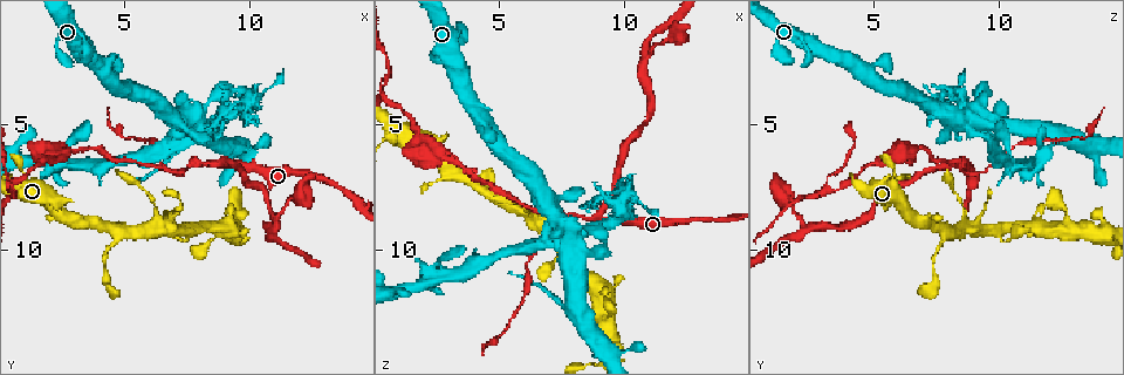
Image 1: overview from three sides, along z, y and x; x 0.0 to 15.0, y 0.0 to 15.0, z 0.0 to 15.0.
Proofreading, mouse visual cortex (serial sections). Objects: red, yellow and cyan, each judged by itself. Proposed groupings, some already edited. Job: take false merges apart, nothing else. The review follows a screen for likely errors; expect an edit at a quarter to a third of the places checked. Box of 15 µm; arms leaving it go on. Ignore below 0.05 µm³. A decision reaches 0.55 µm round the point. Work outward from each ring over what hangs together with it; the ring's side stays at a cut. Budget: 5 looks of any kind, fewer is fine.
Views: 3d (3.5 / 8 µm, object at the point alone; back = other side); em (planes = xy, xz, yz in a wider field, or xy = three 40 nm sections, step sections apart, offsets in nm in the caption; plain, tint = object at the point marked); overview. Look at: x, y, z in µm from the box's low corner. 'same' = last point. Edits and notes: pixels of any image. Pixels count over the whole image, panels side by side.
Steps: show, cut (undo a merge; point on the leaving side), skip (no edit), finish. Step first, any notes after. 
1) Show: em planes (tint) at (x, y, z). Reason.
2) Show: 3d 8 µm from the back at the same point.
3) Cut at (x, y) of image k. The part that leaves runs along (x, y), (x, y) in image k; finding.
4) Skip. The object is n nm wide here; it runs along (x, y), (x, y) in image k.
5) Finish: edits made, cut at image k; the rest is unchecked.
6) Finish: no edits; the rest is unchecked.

Show: 3d 3.5 µm at (7.9, 5.2, 9.4). Abrupt turn.

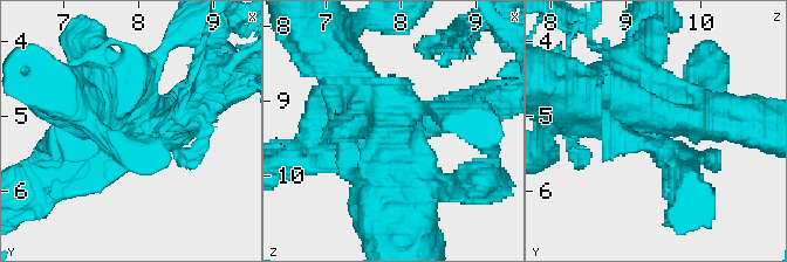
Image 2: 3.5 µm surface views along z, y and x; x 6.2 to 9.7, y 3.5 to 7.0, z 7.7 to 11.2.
Show: em planes (tint) at (8.00, 5.15, 9.35). Need the tissue.

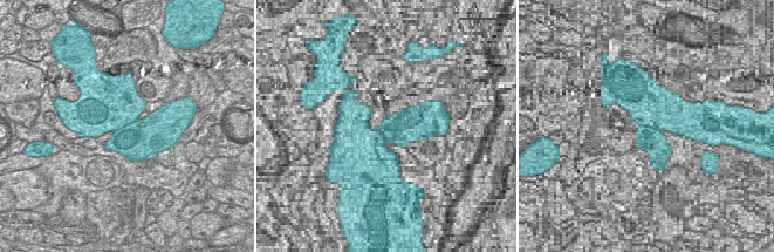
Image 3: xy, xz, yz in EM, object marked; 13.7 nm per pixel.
Cut at (185, 136) of image 2. The part that leaves runs along (654, 135), (681, 160), (684, 178) in image 2; two cells meet here.

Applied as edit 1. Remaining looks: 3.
Show: 3d 3.5 µm at (9.0, 6.5, 8.7). Sharp bend.

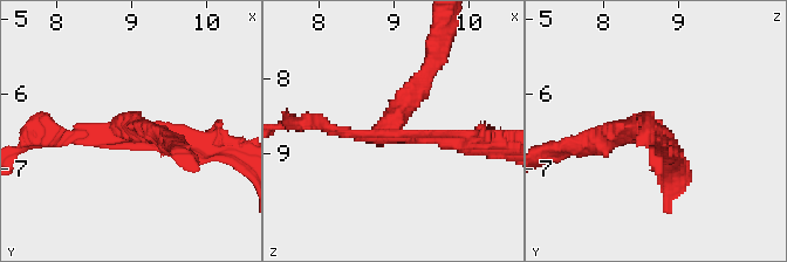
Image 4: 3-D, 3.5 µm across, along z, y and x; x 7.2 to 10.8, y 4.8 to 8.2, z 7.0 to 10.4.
Show: em xy step 1 (tint) at (9.00, 6.50, 8.65).

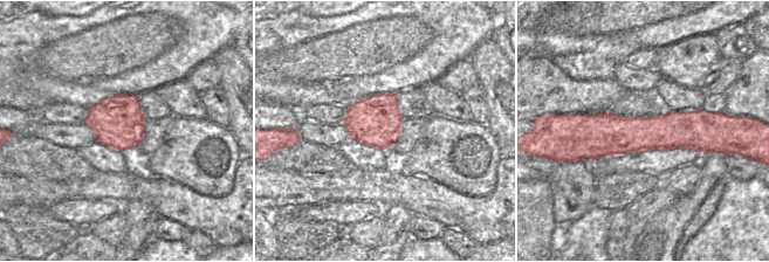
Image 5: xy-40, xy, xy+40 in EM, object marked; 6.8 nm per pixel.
Cut at (34, 135) of image 4. The object is 340 nm wide here; two cells meet here.

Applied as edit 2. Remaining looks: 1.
Finish: edits made, cut at image 2, cut at image 4; the rest is unchecked.

